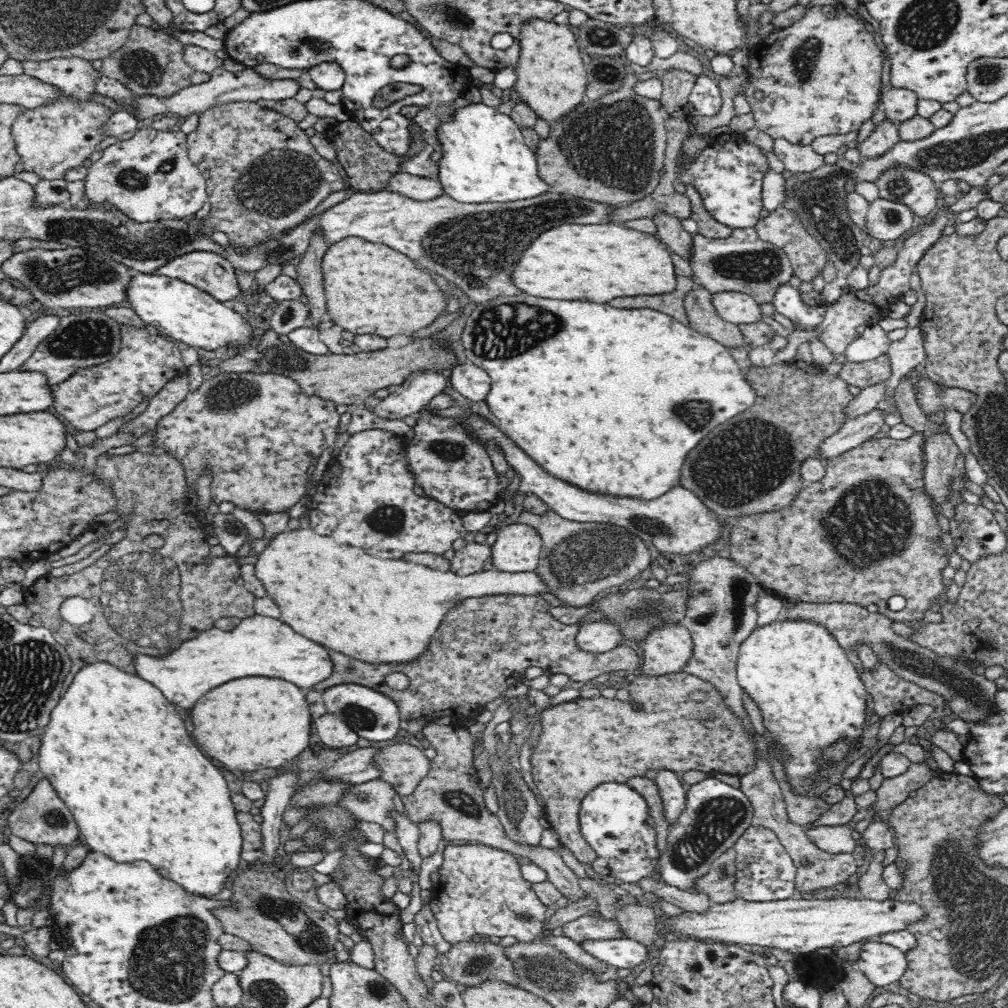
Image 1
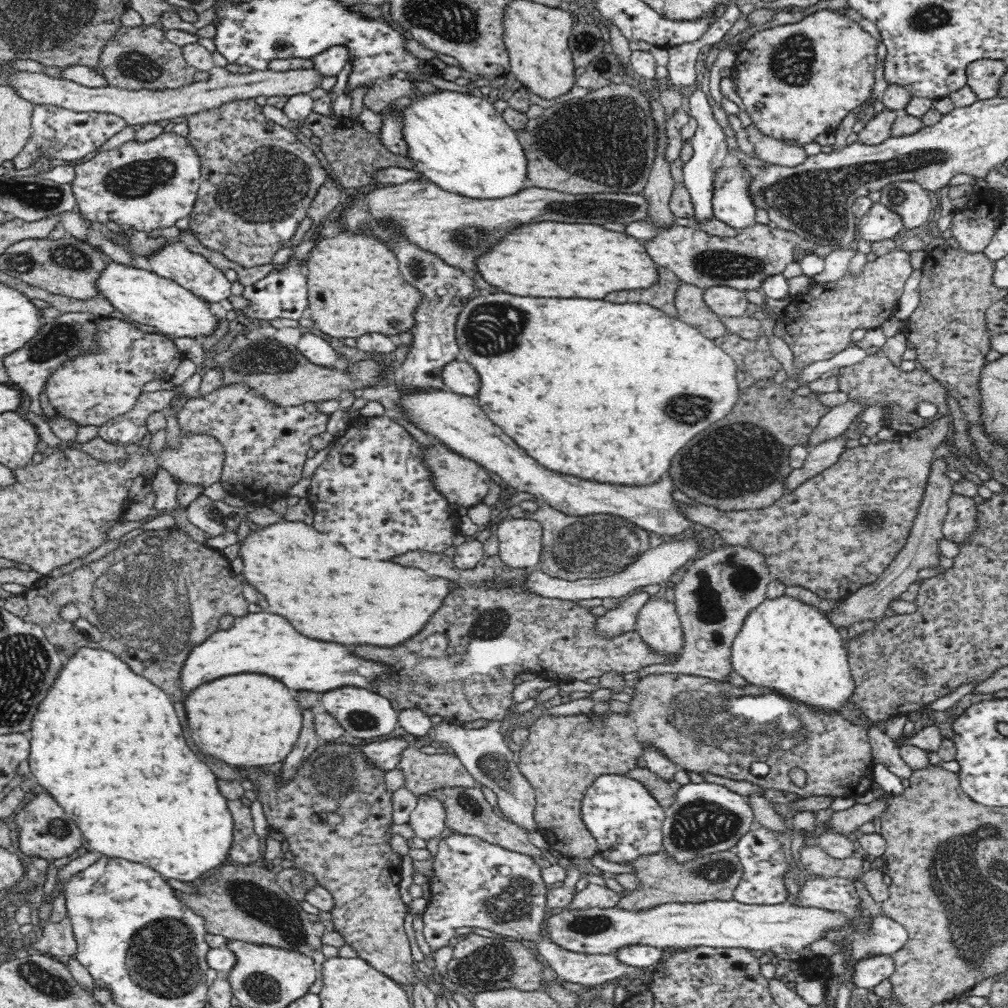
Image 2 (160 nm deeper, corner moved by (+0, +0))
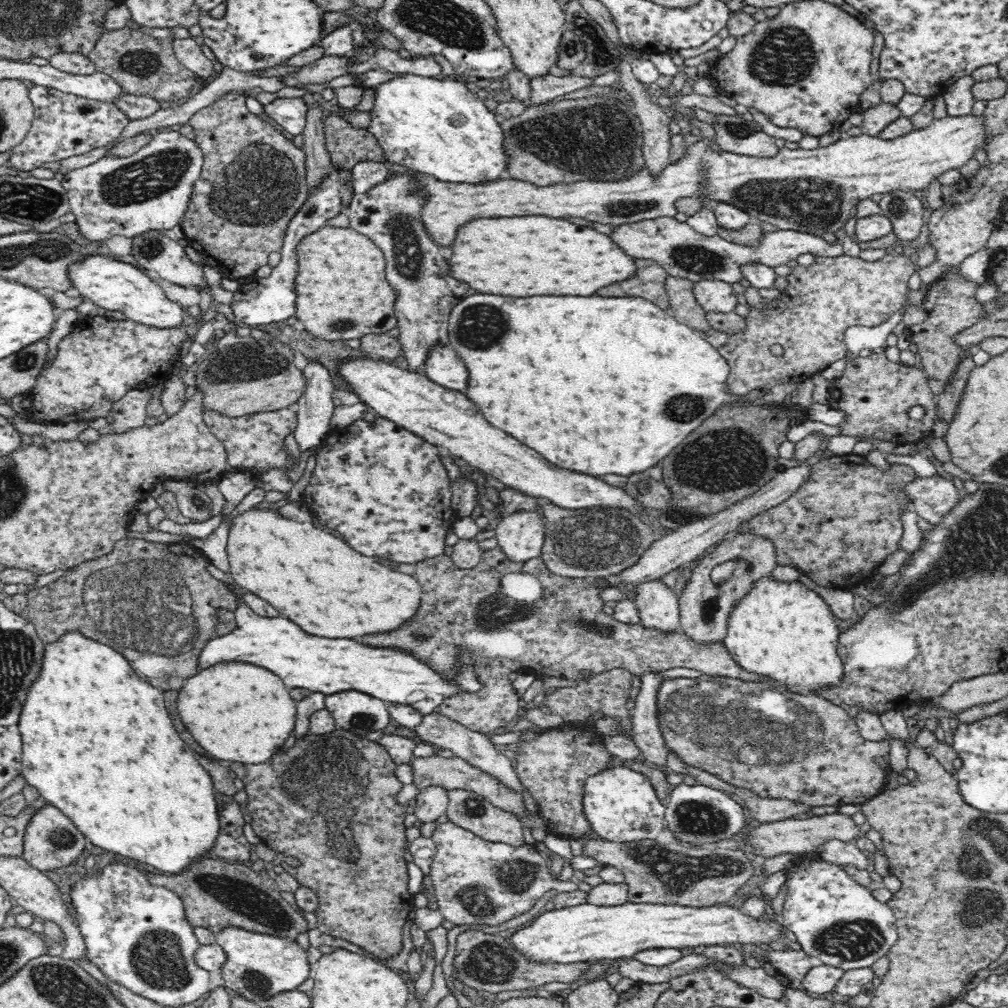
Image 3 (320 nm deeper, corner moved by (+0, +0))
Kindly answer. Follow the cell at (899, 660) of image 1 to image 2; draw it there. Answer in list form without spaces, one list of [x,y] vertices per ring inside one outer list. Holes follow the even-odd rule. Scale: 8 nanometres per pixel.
[[[942,457],[933,462],[929,478],[925,485],[925,491],[918,512],[916,512],[914,524],[910,528],[906,545],[900,553],[892,560],[892,563],[878,579],[870,585],[861,587],[858,591],[842,600],[840,610],[827,614],[834,626],[845,626],[863,621],[880,620],[889,613],[889,603],[899,597],[914,581],[920,581],[918,572],[924,568],[935,568],[938,561],[938,540],[942,538],[942,522],[946,513],[946,502],[952,496],[952,480],[944,476],[946,460]]]

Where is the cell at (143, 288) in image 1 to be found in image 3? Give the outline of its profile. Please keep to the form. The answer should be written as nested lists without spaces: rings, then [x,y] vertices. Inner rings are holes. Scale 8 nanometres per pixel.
[[[92,254],[76,262],[70,262],[68,281],[83,298],[89,298],[105,310],[118,310],[127,319],[160,328],[183,325],[182,308],[164,295],[158,282],[144,275],[132,264],[124,263],[115,257],[107,258],[101,254]]]

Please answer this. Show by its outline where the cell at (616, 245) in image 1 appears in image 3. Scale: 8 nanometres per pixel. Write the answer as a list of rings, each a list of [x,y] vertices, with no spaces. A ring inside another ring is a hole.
[[[546,215],[471,220],[466,226],[460,226],[460,232],[456,234],[456,240],[450,250],[452,256],[448,258],[448,266],[450,274],[456,280],[470,284],[470,288],[482,294],[504,294],[514,298],[536,296],[536,294],[588,296],[594,294],[598,288],[630,278],[632,272],[636,270],[632,257],[624,254],[608,235]]]

